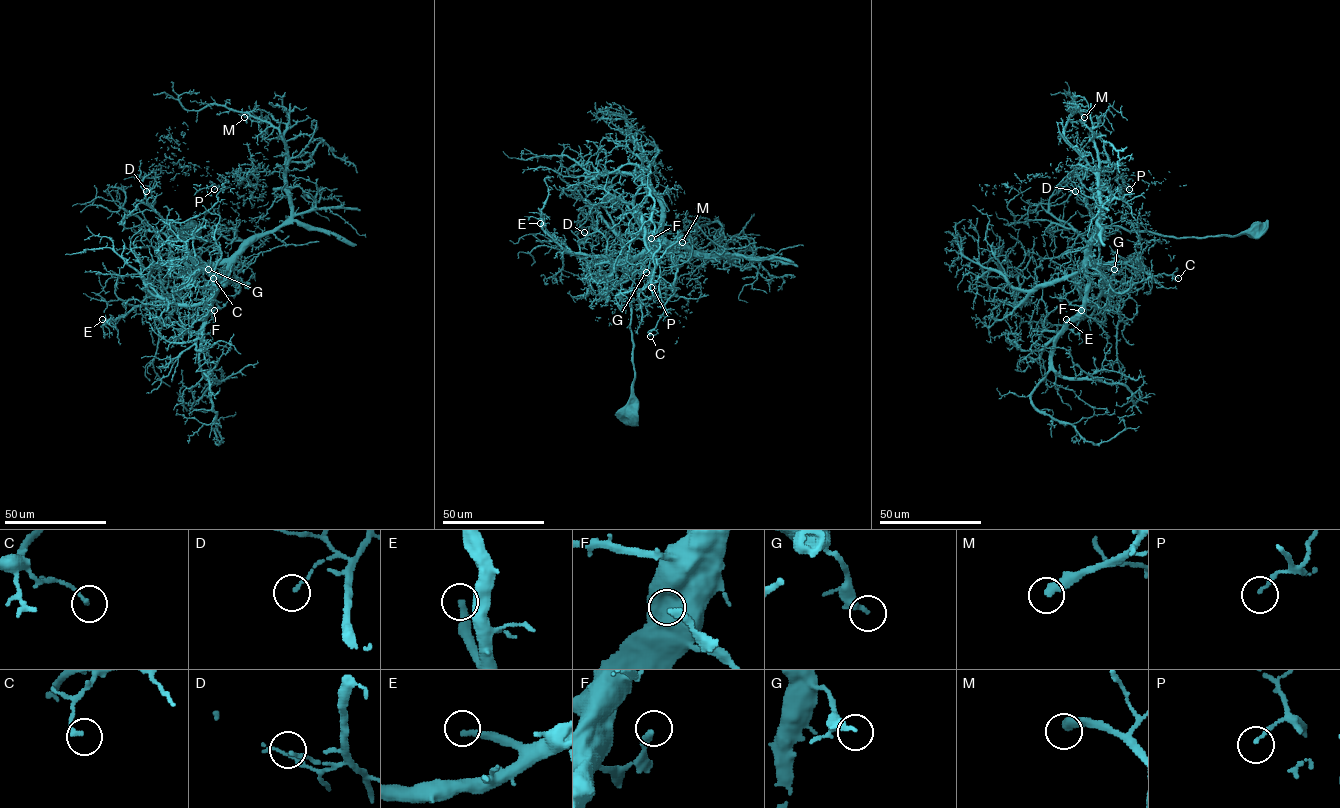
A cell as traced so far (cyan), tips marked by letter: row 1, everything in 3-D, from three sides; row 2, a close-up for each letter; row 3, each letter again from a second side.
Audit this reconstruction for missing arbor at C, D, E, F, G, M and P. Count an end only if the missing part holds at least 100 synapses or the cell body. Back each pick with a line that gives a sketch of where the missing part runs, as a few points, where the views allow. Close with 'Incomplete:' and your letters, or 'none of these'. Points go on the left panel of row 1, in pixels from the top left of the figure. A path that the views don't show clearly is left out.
E: missing branch runs (102, 319), (96, 319), (83, 305), (71, 305)
Incomplete: E

